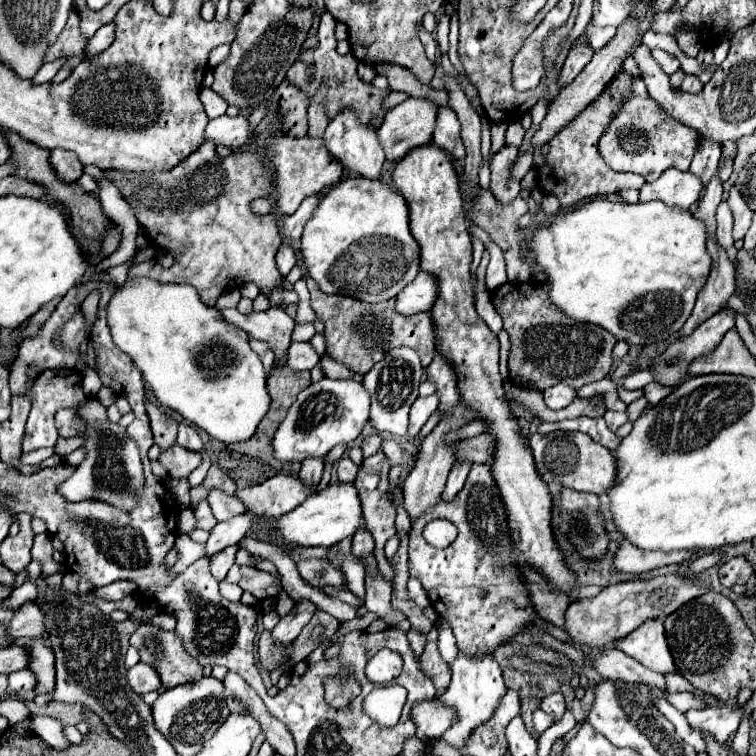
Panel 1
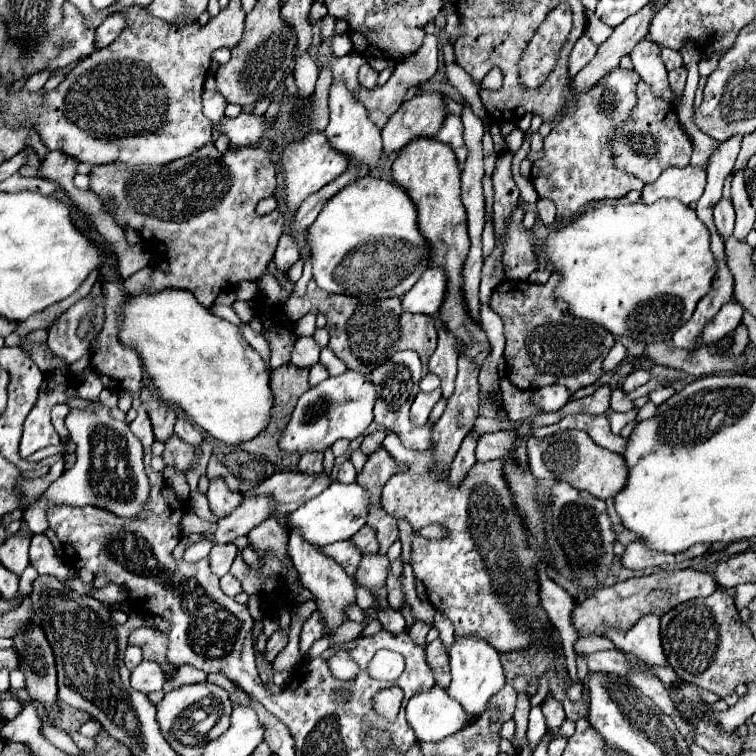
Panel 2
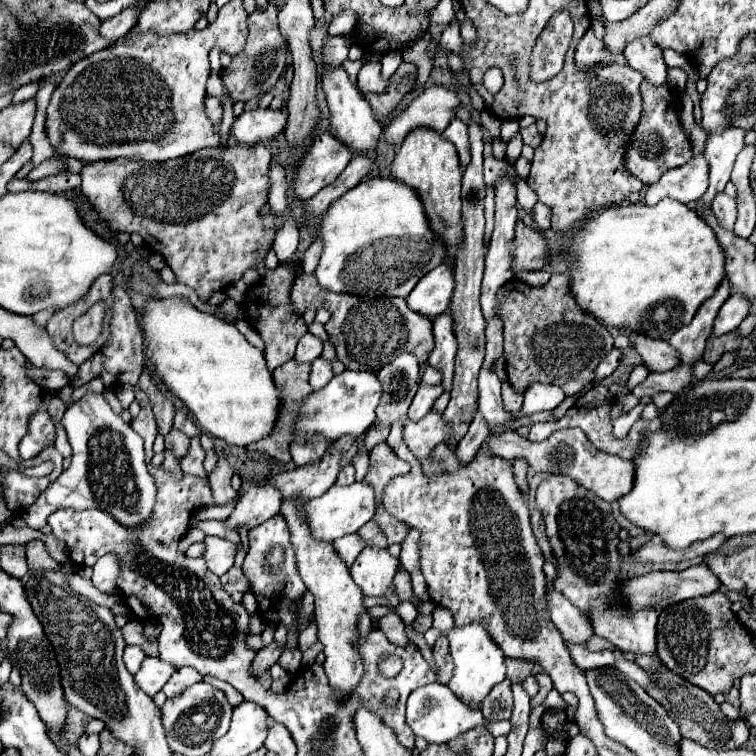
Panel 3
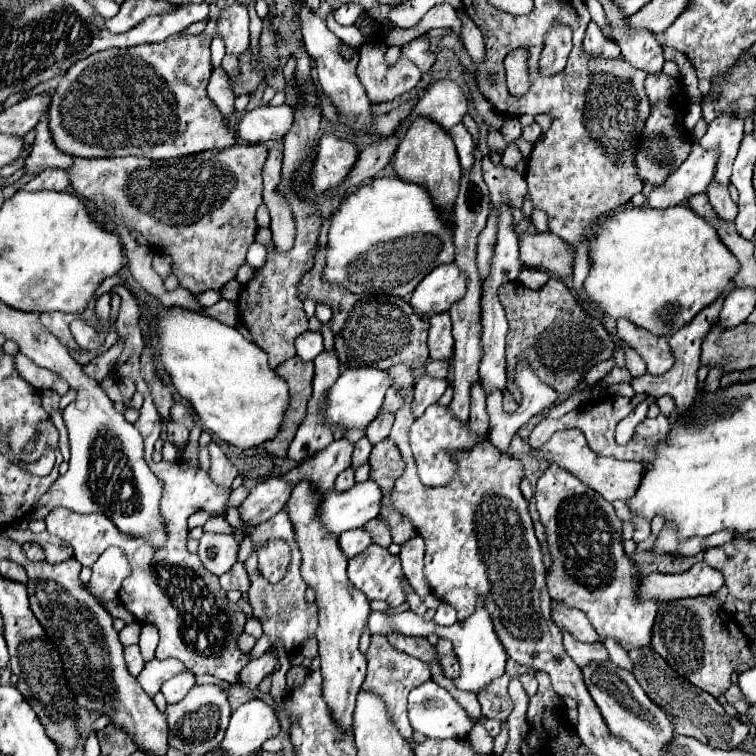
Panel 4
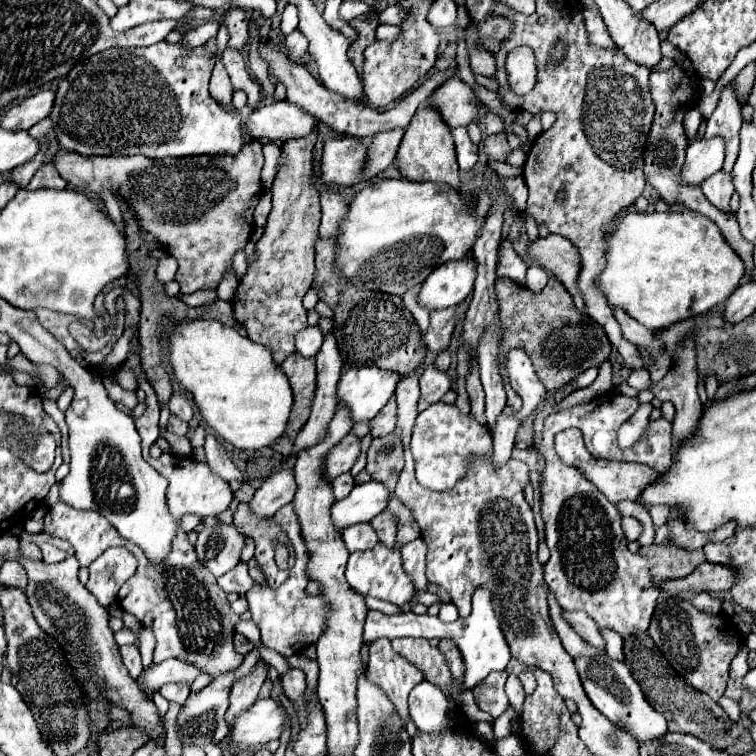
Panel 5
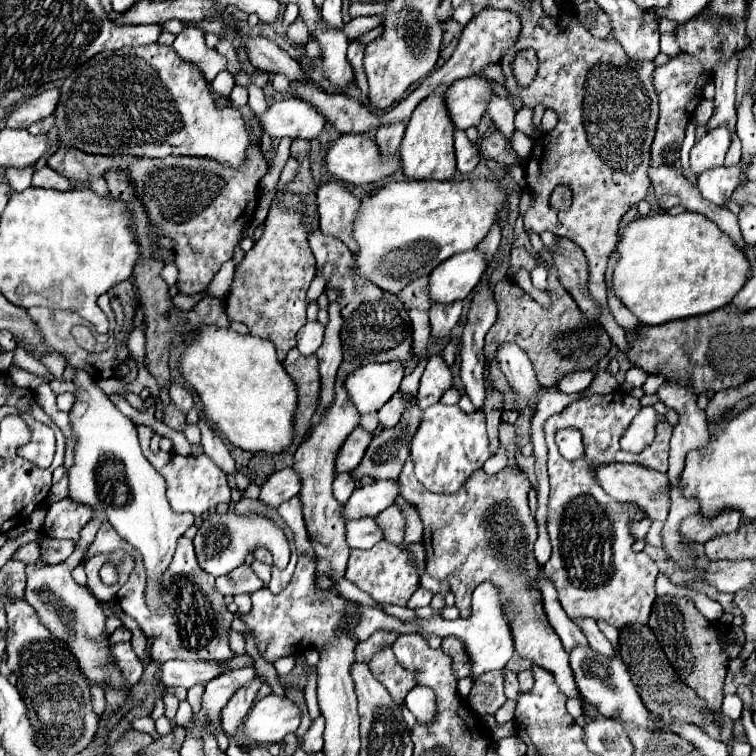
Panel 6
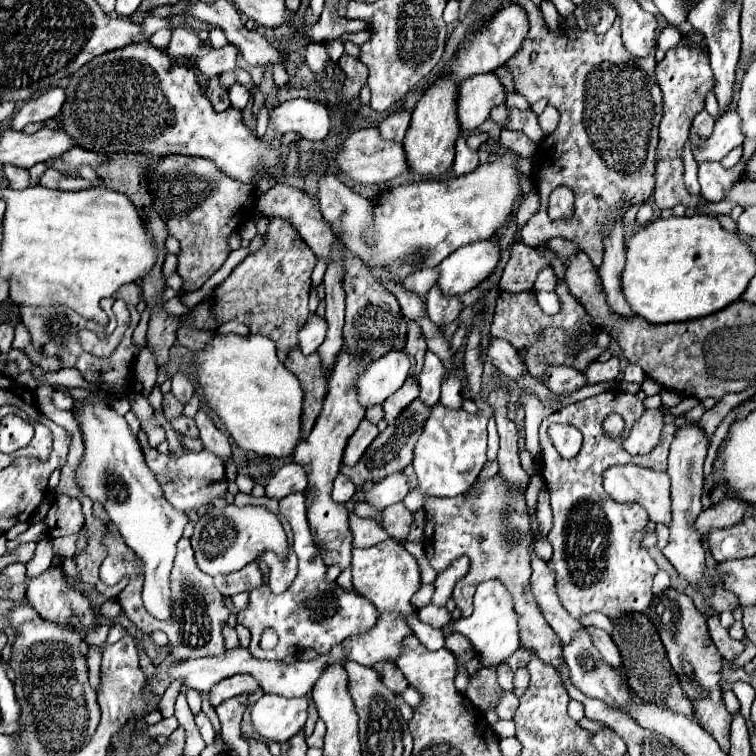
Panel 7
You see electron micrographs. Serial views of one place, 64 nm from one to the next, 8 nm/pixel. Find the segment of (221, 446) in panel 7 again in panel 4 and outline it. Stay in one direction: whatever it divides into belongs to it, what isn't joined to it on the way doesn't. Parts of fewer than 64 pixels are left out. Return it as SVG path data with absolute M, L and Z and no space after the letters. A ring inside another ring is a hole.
M212 442L212 444L208 446L208 450L210 450L210 456L212 456L212 466L210 466L210 476L212 476L212 480L214 480L220 488L224 488L224 492L232 492L230 484L232 484L232 480L238 476L236 466L226 458L226 454L222 452L222 448L220 448L216 442Z

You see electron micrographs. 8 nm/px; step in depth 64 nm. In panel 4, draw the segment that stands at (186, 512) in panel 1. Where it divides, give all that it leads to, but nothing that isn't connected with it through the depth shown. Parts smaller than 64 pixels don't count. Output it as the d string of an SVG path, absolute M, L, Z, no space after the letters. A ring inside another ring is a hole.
M221 515L209 518L203 525L203 530L212 533L234 534L234 529Z

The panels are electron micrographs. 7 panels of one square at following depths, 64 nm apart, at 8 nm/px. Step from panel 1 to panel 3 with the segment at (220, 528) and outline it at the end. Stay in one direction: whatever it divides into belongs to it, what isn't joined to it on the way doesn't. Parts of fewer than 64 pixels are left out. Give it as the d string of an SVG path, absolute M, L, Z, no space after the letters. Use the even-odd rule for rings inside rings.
M254 486L242 494L242 500L238 500L232 514L224 520L224 526L232 530L256 528L270 516L276 516L280 512L280 506L282 496L276 488Z

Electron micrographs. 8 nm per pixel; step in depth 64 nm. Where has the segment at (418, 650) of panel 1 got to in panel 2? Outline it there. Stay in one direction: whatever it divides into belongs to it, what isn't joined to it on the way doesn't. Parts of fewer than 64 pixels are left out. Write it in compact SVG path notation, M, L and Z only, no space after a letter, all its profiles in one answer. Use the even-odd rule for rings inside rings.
M417 621L411 627L409 631L409 636L412 641L418 646L425 648L426 646L426 635L431 629L432 625L428 623L424 623L422 621Z

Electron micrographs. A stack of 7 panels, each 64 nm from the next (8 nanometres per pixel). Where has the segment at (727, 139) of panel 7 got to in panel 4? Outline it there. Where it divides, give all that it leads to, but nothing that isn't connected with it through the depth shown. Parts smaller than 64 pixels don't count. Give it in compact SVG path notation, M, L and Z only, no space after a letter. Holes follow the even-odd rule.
M694 142L688 160L678 170L674 170L662 186L650 192L648 204L652 208L666 208L670 204L680 204L696 194L706 192L708 184L712 182L714 168L716 152L702 150L700 144Z

